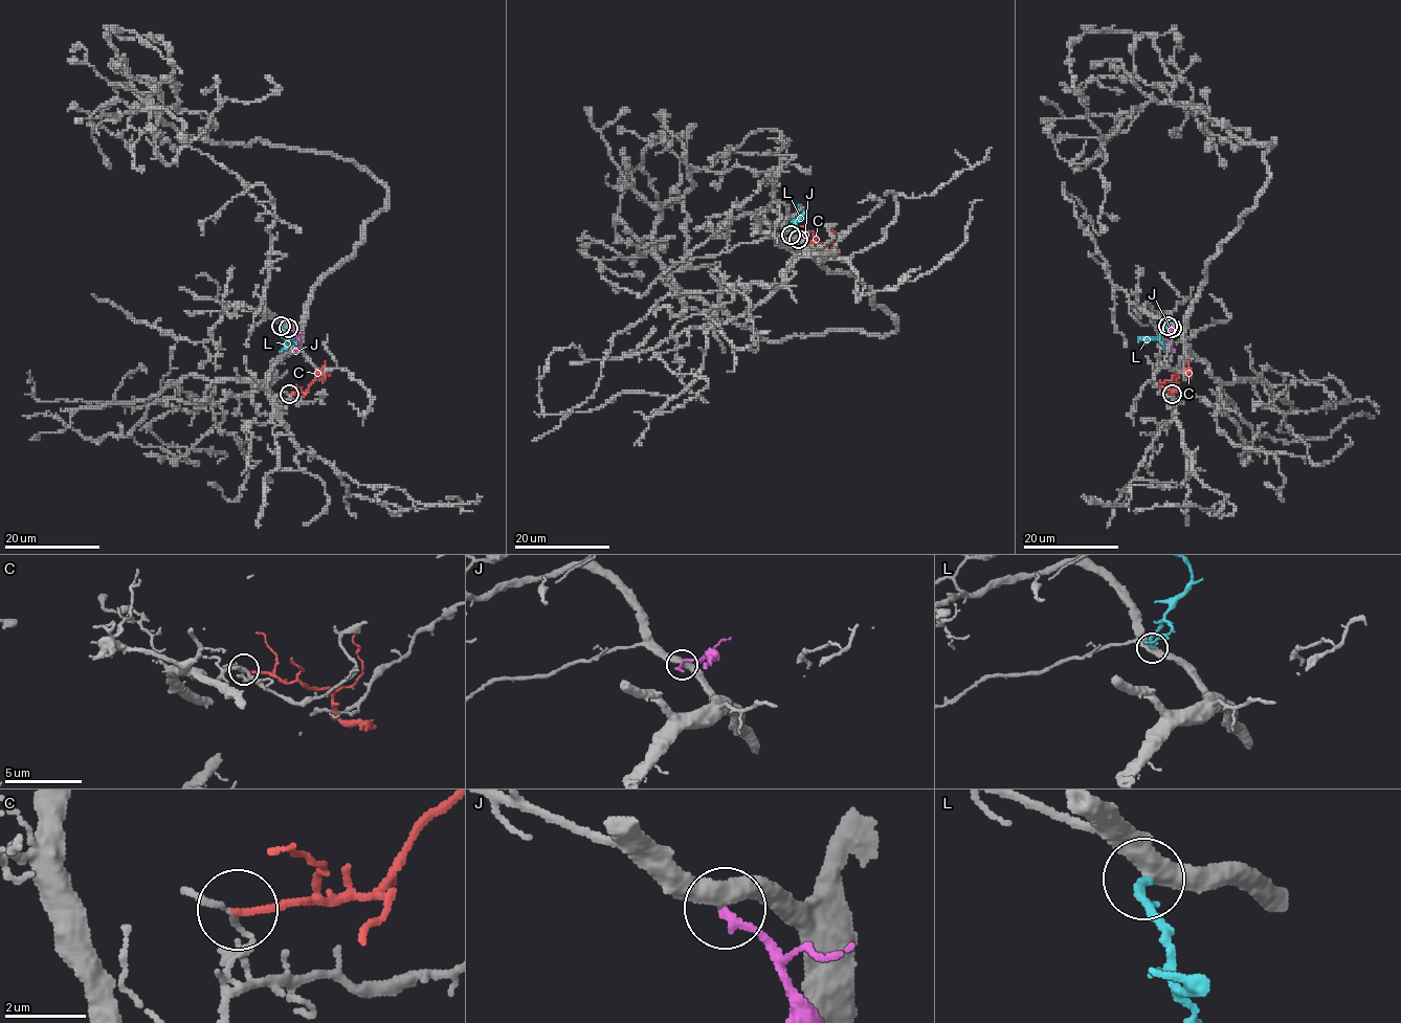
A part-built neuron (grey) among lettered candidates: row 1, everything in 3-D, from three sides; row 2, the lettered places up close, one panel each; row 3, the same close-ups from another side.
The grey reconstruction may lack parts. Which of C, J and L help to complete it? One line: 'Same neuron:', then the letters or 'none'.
Same neuron: L

